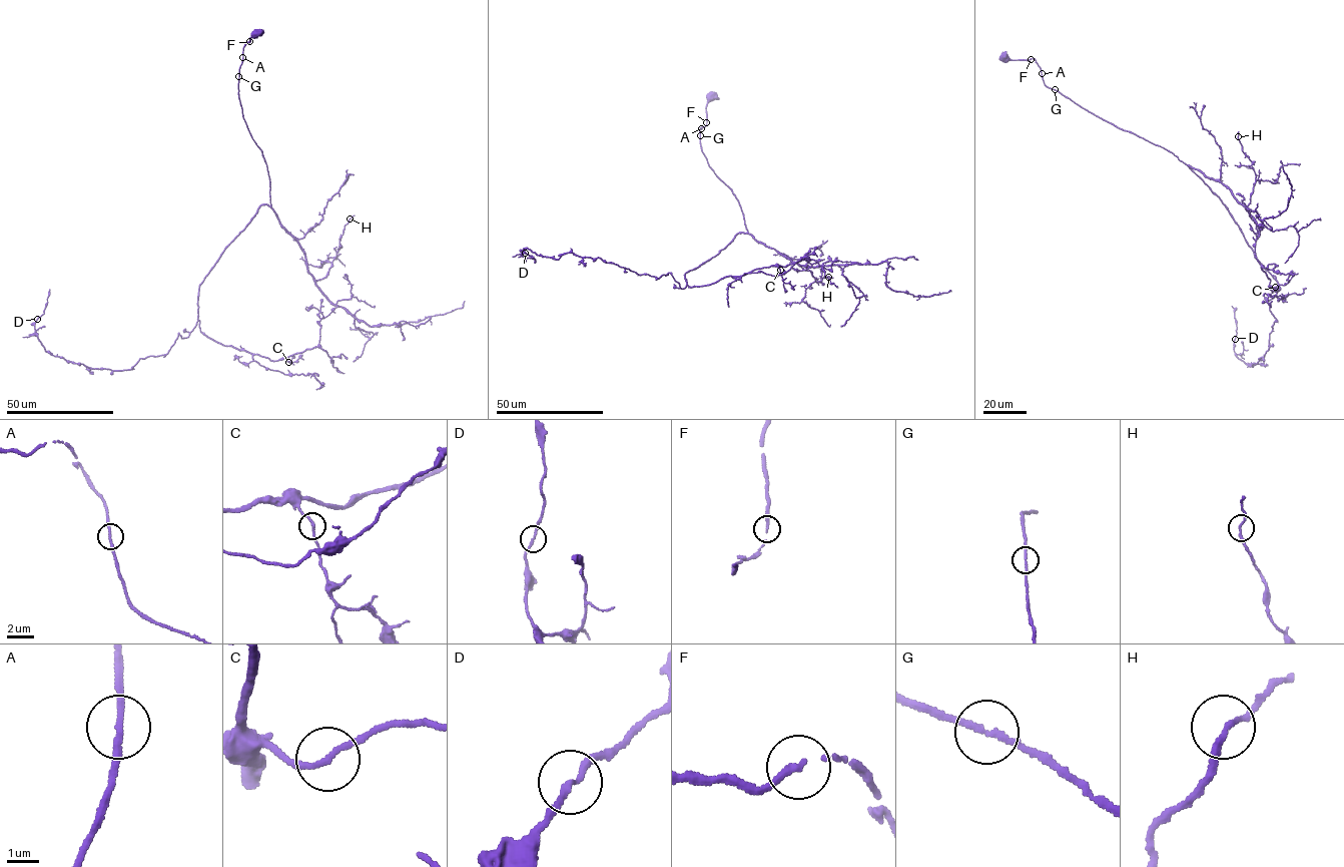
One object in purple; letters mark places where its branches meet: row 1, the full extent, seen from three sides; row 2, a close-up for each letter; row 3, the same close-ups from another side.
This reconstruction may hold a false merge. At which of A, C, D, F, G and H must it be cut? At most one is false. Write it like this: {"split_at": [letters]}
{"split_at": []}

